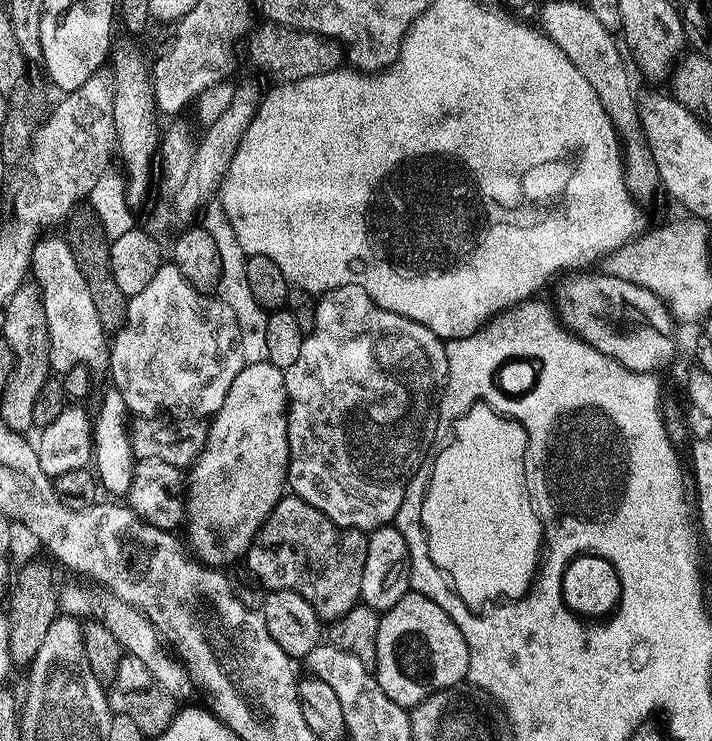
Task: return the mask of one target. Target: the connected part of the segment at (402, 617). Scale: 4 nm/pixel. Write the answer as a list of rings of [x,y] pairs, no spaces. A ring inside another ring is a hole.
[[[409,590],[381,615],[374,675],[390,702],[411,710],[427,696],[455,689],[465,683],[469,662],[462,630],[454,626],[450,614],[438,602],[430,602],[420,592]]]

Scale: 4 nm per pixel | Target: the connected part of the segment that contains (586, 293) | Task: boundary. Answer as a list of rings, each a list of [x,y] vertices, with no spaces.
[[[588,274],[567,279],[570,281],[561,290],[560,297],[554,300],[561,321],[580,339],[632,372],[655,373],[660,370],[656,368],[666,367],[676,356],[672,343],[676,340],[678,324],[662,298],[611,274],[584,275]]]

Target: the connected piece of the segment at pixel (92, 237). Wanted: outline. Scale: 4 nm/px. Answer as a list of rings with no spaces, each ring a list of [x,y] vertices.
[[[77,206],[68,215],[66,221],[66,239],[74,254],[74,262],[78,262],[78,270],[82,270],[82,278],[86,278],[86,286],[90,286],[90,298],[94,302],[94,310],[98,310],[98,322],[102,322],[105,333],[115,334],[126,322],[128,297],[118,290],[118,282],[114,282],[114,274],[110,270],[110,246],[108,238],[98,214],[89,206]]]

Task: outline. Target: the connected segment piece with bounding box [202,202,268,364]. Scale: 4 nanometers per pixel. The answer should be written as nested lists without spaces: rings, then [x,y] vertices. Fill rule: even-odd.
[[[219,202],[209,203],[203,209],[202,214],[204,214],[202,226],[210,234],[210,238],[214,238],[214,246],[218,246],[218,258],[222,262],[218,299],[226,306],[230,306],[230,310],[234,310],[234,322],[238,322],[242,358],[245,364],[267,364],[266,322],[268,321],[268,312],[254,299],[254,293],[248,285],[246,279],[248,256],[245,255],[234,234],[234,226],[230,226],[230,218],[226,214],[226,210]]]

